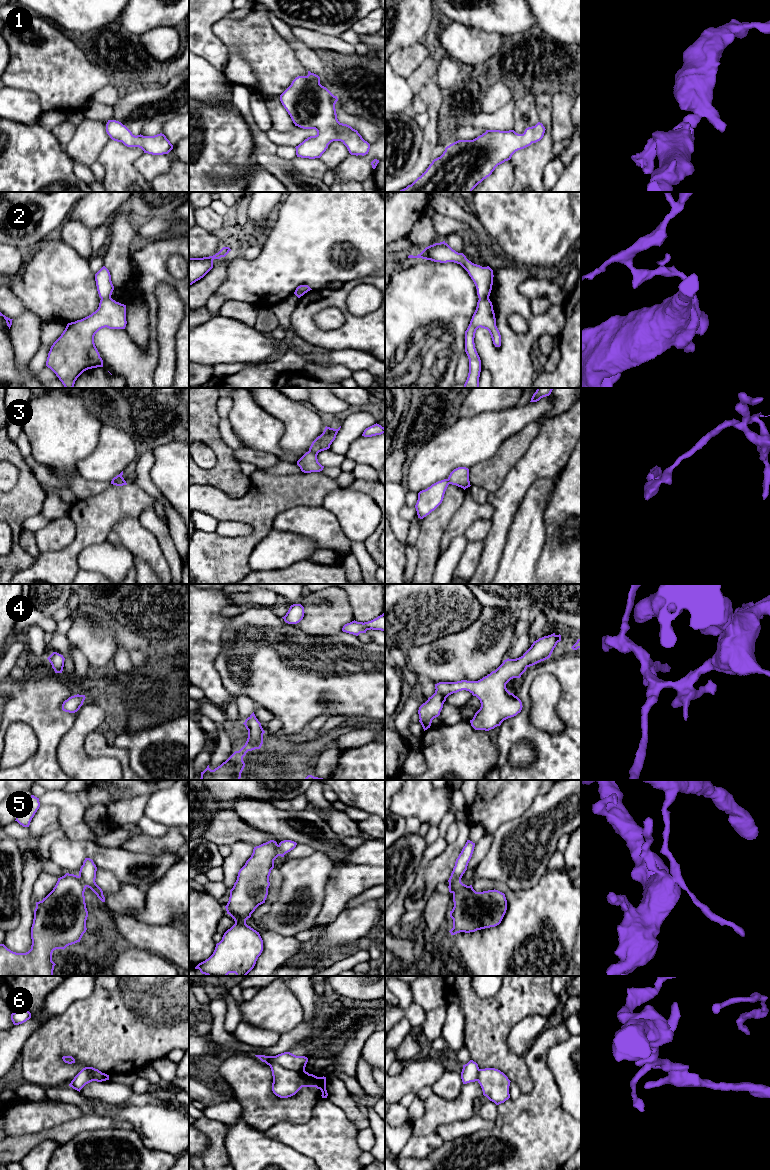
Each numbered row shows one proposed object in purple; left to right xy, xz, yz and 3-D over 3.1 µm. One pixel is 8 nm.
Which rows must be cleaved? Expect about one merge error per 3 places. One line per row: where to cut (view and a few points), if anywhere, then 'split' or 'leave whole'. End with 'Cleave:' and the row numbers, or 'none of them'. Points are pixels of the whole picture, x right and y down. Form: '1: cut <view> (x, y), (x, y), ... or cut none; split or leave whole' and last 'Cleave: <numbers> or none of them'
1: cut none; leave whole
2: cut xy (110, 296), (101, 299); split
3: cut xz (309, 450), (317, 454); split
4: cut none; leave whole
5: cut yz (460, 880), (449, 884); split
6: cut xz (264, 1061), (274, 1062), (293, 1071), (304, 1071); split
Cleave: 2, 3, 5, 6

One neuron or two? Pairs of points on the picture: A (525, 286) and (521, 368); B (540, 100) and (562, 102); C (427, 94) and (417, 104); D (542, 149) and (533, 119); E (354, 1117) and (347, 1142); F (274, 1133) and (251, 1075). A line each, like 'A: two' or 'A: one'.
A: two
B: two
C: two
D: two
E: two
F: two

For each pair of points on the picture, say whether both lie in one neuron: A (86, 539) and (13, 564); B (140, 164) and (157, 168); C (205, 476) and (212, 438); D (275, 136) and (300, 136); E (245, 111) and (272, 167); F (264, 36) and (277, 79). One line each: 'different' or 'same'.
A: different
B: same
C: same
D: same
E: same
F: same

